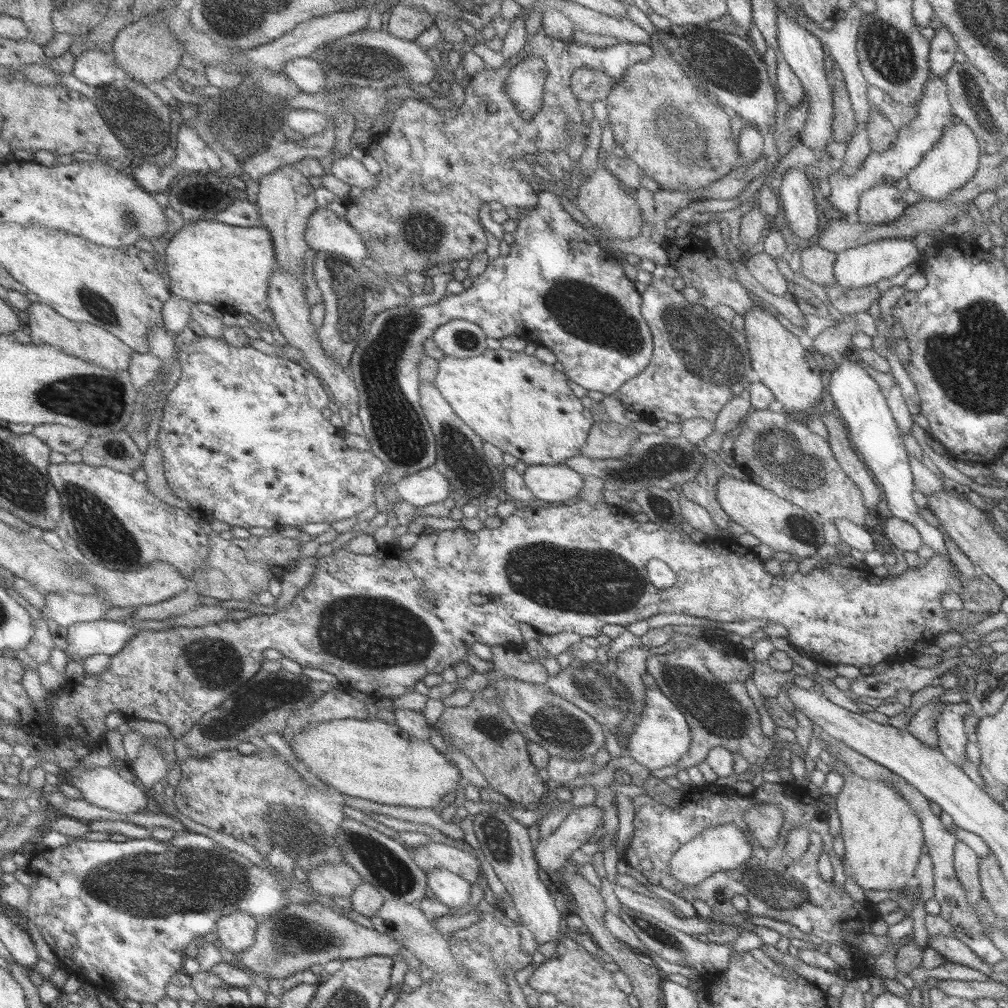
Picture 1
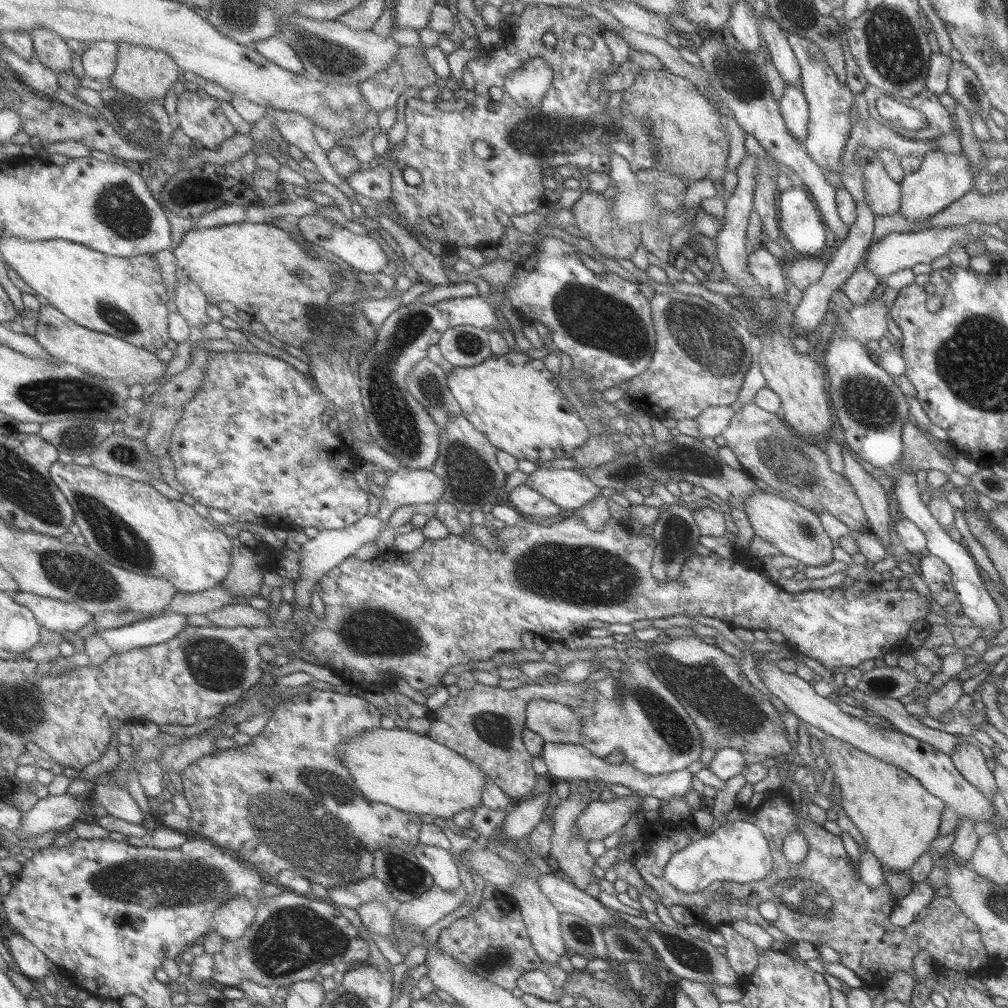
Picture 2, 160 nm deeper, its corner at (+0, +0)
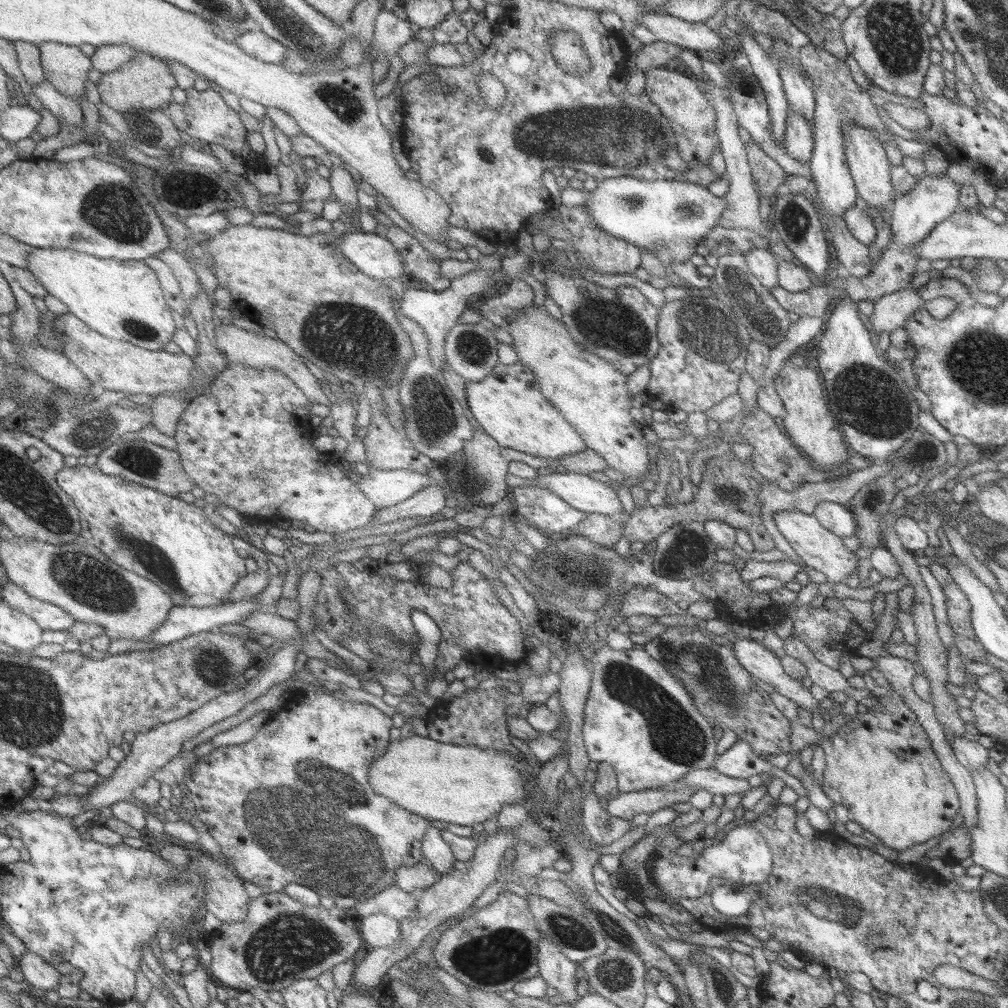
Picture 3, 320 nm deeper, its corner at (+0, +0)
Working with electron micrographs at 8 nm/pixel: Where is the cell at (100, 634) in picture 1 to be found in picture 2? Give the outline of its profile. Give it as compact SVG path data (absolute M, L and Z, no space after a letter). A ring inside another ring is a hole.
M165 613L165 616L142 620L122 628L95 632L94 635L103 638L115 653L124 653L137 648L168 644L179 637L187 627L187 616Z

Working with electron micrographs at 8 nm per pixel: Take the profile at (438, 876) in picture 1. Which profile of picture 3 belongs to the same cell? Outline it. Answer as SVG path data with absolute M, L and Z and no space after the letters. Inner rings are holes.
M437 823L431 824L424 837L422 853L424 860L431 862L433 868L443 876L452 871L453 865L457 862L451 845L443 838L443 828Z

